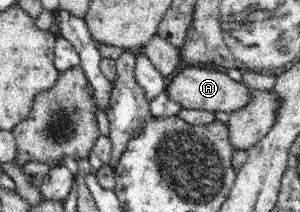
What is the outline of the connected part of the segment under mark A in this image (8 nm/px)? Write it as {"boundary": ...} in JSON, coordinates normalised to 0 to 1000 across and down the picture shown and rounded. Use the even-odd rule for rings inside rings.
{"boundary":[[[633,307],[573,363],[573,382],[547,410],[547,443],[613,514],[777,528],[827,486],[827,415],[810,387],[777,382],[733,321]]]}

